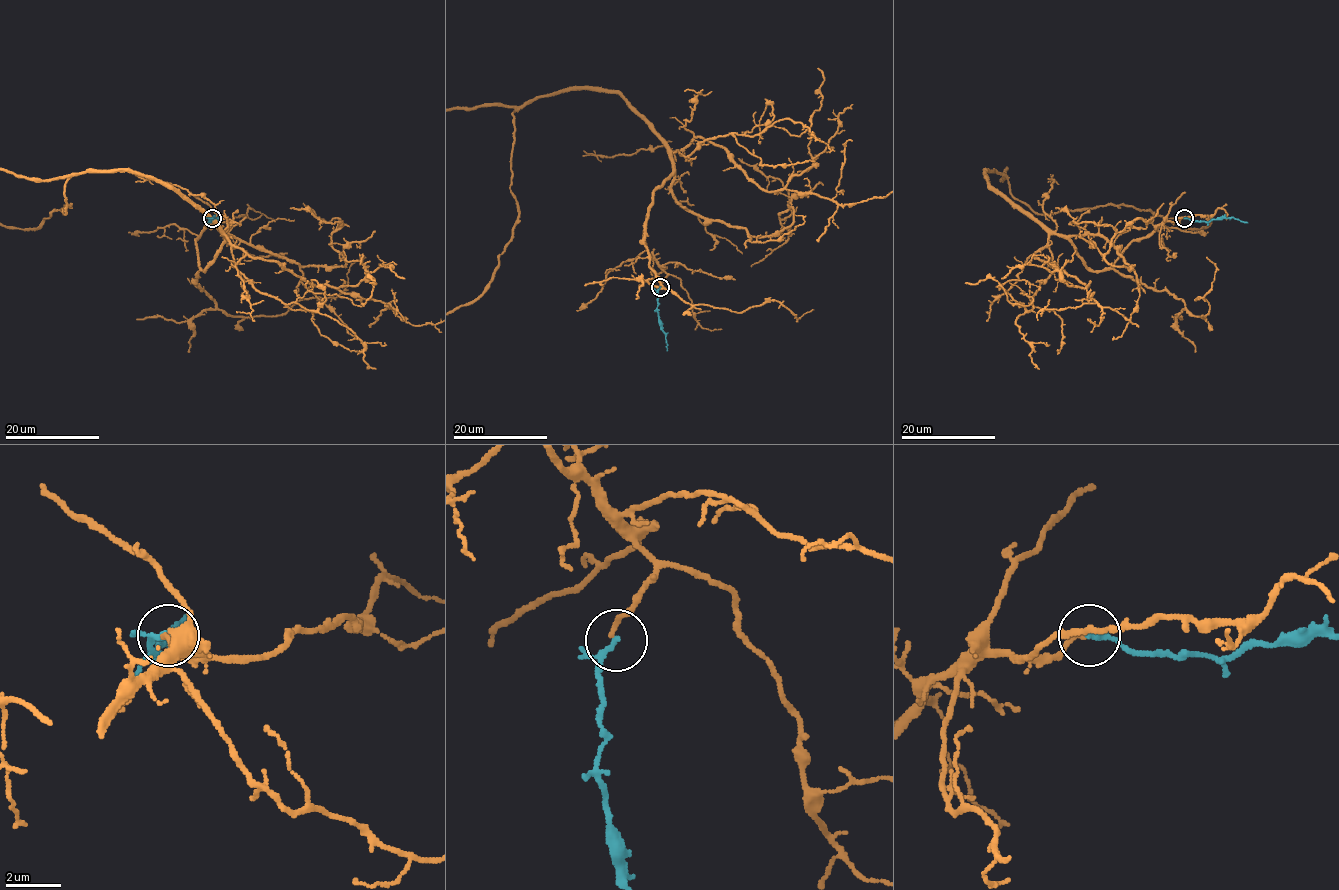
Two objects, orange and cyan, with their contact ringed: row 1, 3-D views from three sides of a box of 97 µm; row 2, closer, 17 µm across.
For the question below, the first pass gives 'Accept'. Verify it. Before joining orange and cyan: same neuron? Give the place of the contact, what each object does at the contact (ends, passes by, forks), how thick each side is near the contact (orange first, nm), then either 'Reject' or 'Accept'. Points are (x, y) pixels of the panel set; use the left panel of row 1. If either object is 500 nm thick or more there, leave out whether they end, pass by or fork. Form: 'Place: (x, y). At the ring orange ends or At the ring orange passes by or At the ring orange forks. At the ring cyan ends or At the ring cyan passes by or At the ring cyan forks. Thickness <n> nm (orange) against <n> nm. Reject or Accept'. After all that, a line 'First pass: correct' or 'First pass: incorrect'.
Place: (212, 218). At the ring orange ends. At the ring cyan passes by. Thickness 170 nm (orange) against 150 nm. Reject
First pass: incorrect

